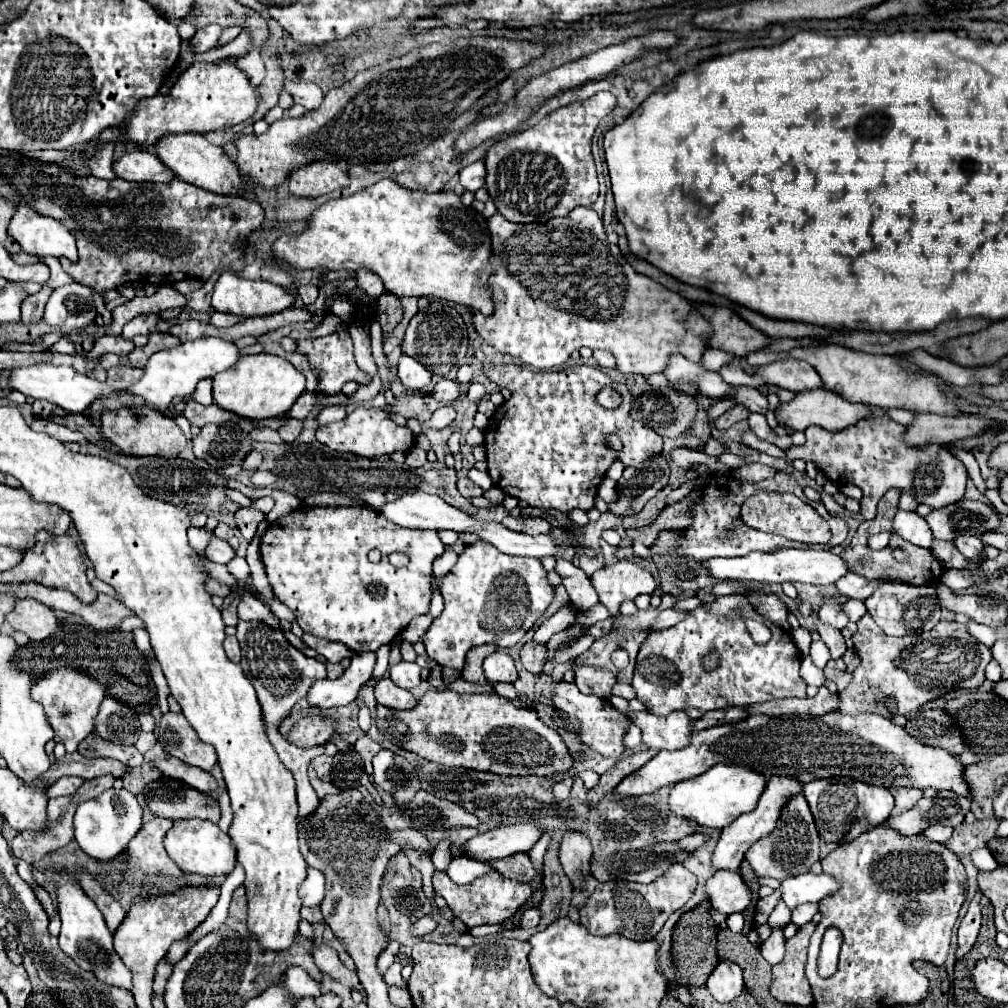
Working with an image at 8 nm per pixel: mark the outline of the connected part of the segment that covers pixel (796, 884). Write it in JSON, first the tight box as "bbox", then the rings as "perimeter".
{"bbox":[780,874,838,910],"perimeter":[[[800,874],[800,876],[790,876],[780,882],[780,900],[794,910],[798,904],[804,902],[820,902],[828,894],[832,894],[838,888],[838,882],[828,876],[828,874]]]}

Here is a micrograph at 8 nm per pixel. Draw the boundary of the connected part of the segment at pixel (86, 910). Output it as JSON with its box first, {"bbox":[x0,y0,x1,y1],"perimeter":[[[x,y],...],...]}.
{"bbox":[56,872,132,992],"perimeter":[[[58,872],[56,876],[58,882],[58,912],[62,918],[62,932],[58,936],[60,948],[82,968],[90,970],[100,982],[124,988],[132,992],[132,972],[126,968],[122,958],[114,950],[112,934],[106,928],[102,912],[96,908],[96,904],[80,890],[76,880],[66,872]]]}

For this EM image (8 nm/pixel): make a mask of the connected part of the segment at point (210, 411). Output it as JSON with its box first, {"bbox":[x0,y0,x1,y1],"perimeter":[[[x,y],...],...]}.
{"bbox":[184,400,236,428],"perimeter":[[[188,400],[188,402],[186,402],[184,416],[188,418],[188,422],[190,422],[192,426],[200,426],[200,428],[206,426],[206,424],[210,424],[210,422],[228,422],[228,420],[234,420],[234,418],[236,418],[236,414],[226,412],[226,410],[222,410],[222,408],[216,406],[216,404],[202,406],[202,404],[194,402],[194,400]]]}

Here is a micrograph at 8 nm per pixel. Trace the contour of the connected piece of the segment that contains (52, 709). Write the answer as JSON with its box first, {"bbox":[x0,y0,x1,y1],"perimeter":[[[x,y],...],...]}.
{"bbox":[32,664,106,752],"perimeter":[[[64,664],[60,668],[48,670],[40,680],[34,682],[32,698],[36,698],[36,702],[40,702],[46,708],[50,726],[54,728],[56,736],[62,738],[66,752],[76,752],[78,744],[94,732],[100,702],[106,698],[106,686],[88,676],[84,670]]]}

